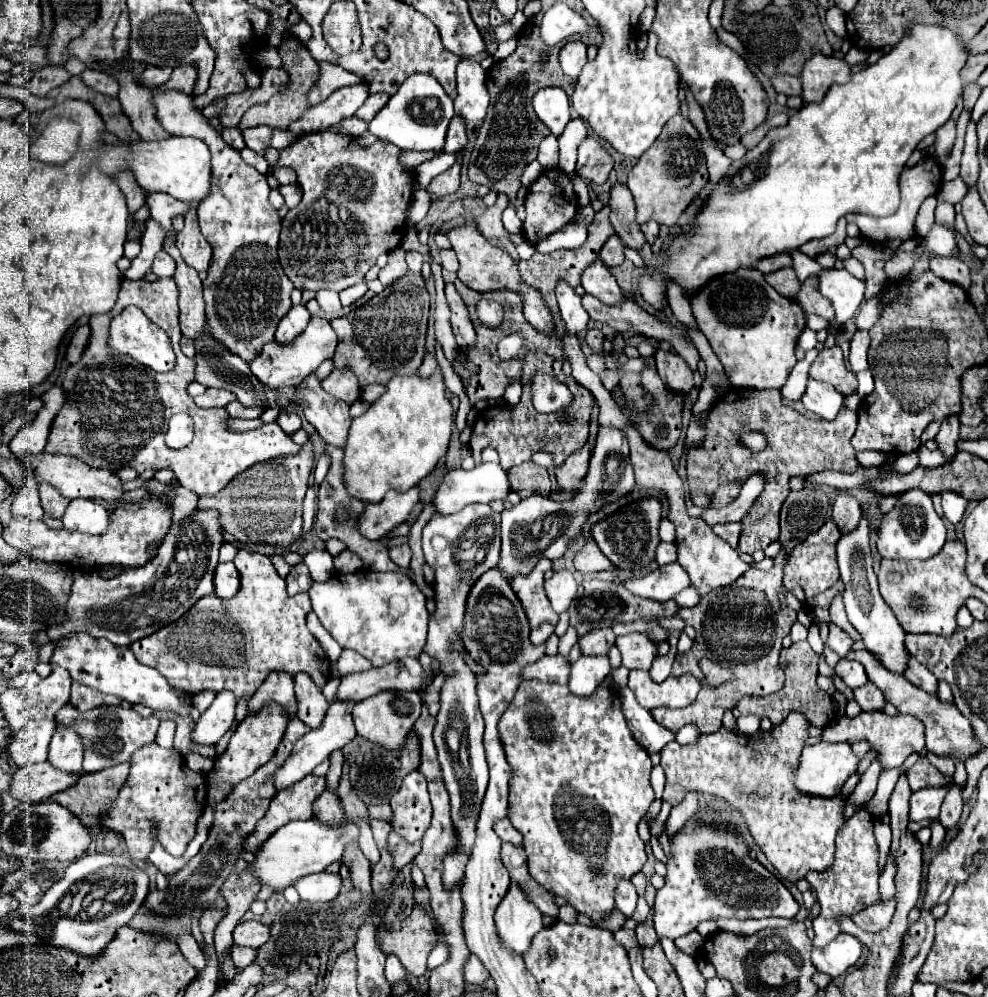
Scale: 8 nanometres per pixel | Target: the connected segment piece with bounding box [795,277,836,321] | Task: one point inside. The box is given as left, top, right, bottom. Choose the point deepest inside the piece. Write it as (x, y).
(812, 301)

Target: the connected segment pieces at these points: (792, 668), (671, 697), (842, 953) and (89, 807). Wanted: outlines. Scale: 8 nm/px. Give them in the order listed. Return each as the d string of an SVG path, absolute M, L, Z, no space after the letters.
M800 641L794 643L788 649L782 649L780 653L780 665L786 673L786 685L784 689L780 689L778 693L772 695L764 695L764 697L742 697L740 703L736 705L736 709L742 715L758 715L758 717L768 717L774 725L782 723L790 711L800 711L808 717L808 721L814 727L826 727L830 721L834 721L834 705L832 705L832 697L828 693L824 693L818 685L816 685L816 677L818 677L818 655L810 649L808 641Z
M630 671L628 687L634 691L636 701L648 711L654 707L688 707L700 691L700 683L690 677L690 673L654 683L648 671Z
M840 933L824 949L814 949L812 961L818 971L822 971L834 979L834 977L846 973L846 969L850 969L852 965L856 965L856 961L862 955L862 949L864 949L864 945L856 937Z
M124 763L124 765L116 765L116 767L110 767L110 769L96 771L96 773L82 773L82 775L78 777L78 781L76 781L72 787L68 787L66 791L60 791L60 793L56 793L56 795L52 795L52 797L50 797L50 799L54 799L56 803L64 805L68 811L72 811L72 813L80 819L80 823L82 823L82 825L86 825L88 829L98 827L98 829L104 833L102 847L104 847L106 851L114 851L114 849L120 845L122 835L120 835L120 833L116 833L116 831L106 829L106 827L102 825L102 815L104 815L104 811L106 811L106 809L110 809L110 807L112 807L112 803L116 801L116 797L118 797L116 793L118 793L118 789L124 785L128 769L130 769L130 765L128 765L128 763Z

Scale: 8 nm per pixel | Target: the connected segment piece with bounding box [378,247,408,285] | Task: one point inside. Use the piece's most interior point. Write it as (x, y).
(396, 267)

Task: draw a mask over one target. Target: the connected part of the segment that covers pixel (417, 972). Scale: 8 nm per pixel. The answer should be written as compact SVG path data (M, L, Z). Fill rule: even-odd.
M414 907L412 915L400 921L398 925L380 927L376 939L380 951L384 955L398 957L404 969L414 977L422 977L428 971L426 969L428 953L438 943L432 917L420 907Z

